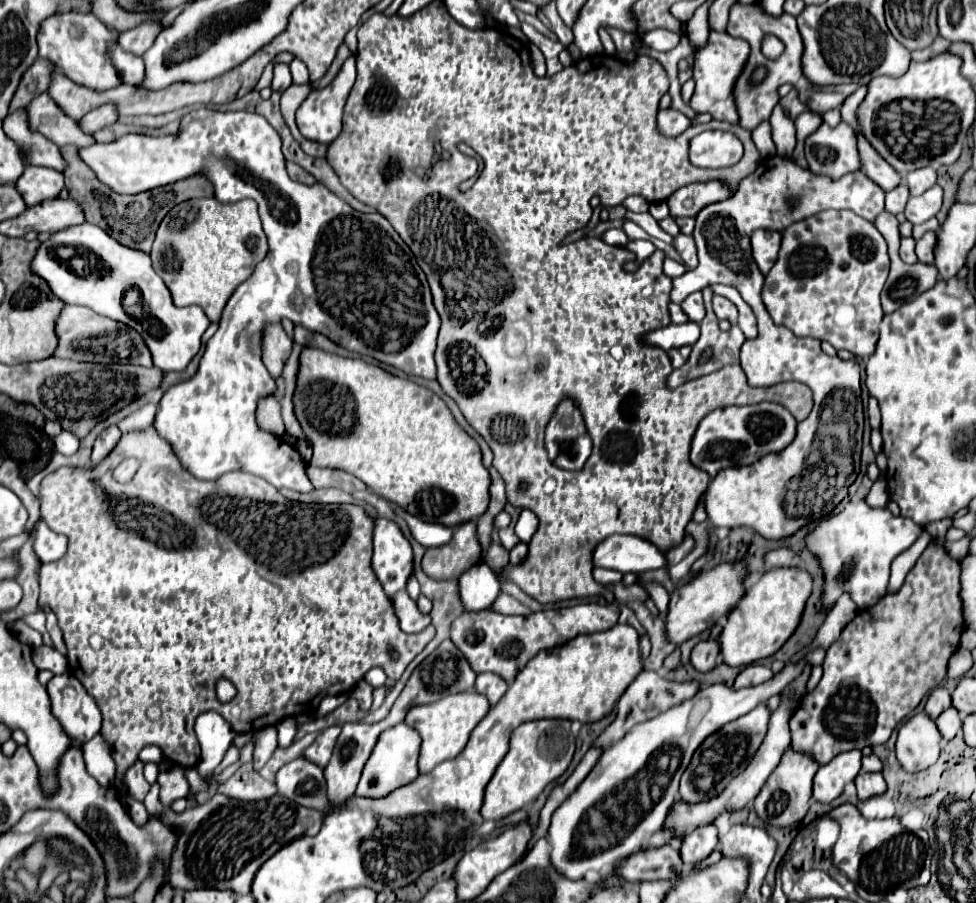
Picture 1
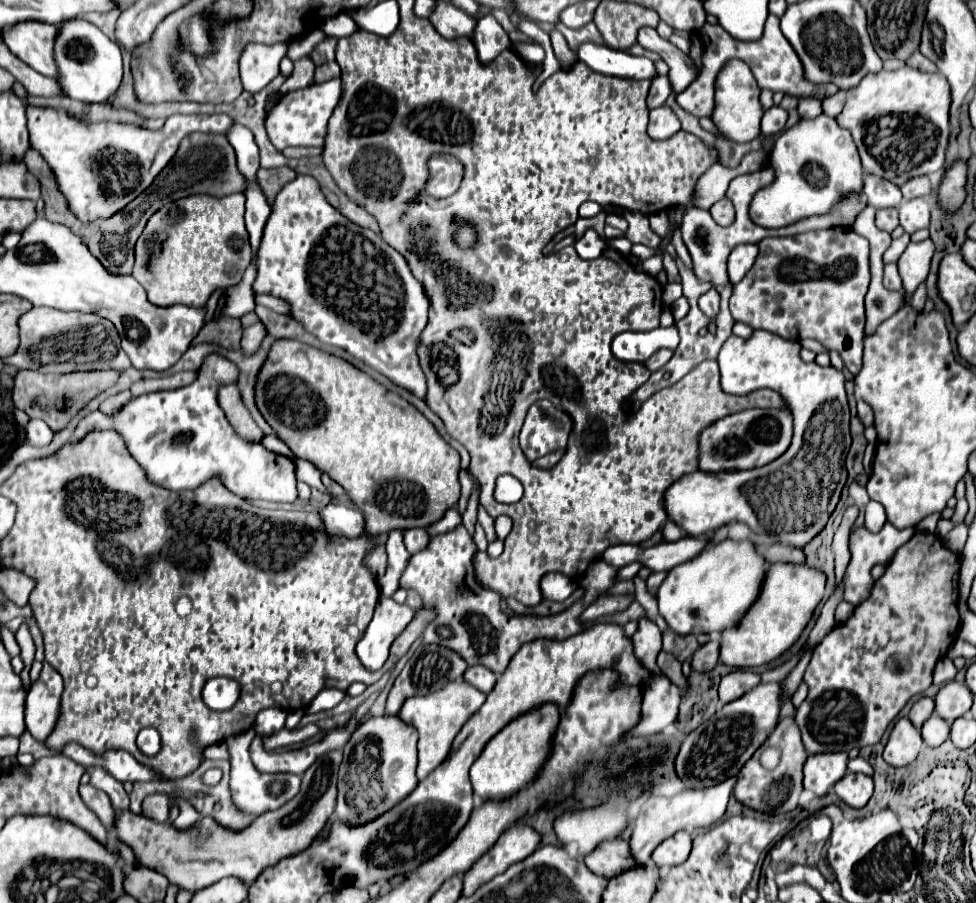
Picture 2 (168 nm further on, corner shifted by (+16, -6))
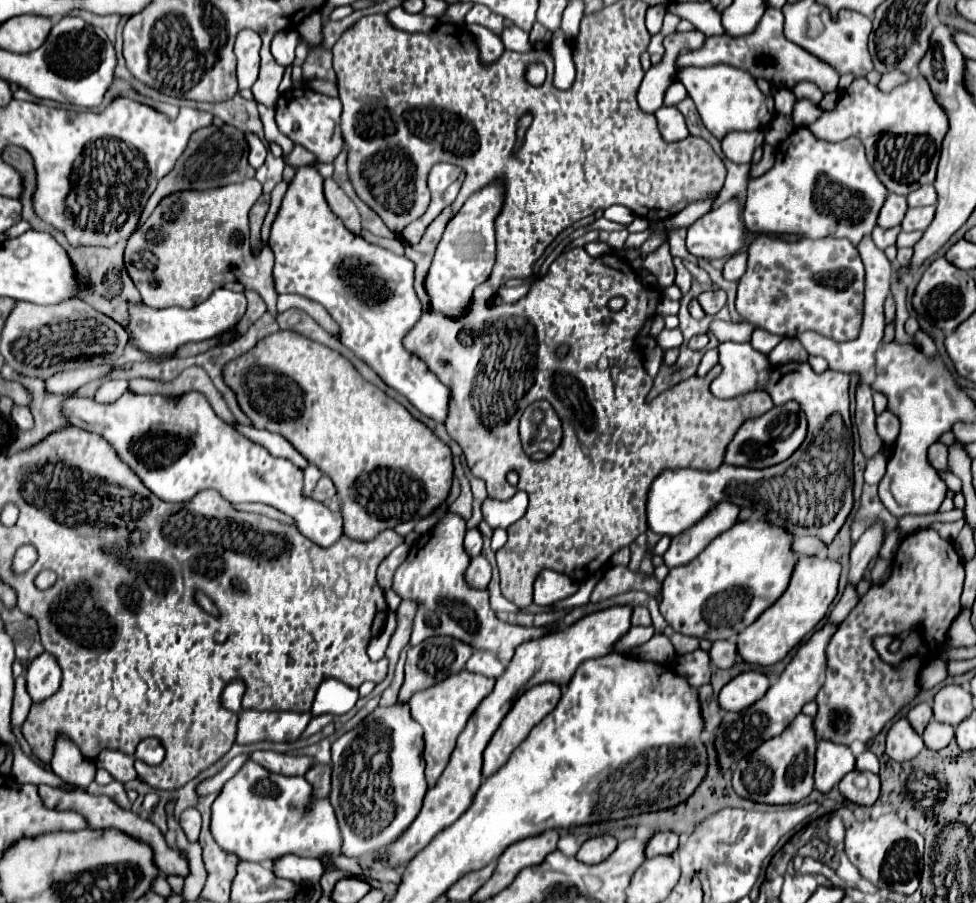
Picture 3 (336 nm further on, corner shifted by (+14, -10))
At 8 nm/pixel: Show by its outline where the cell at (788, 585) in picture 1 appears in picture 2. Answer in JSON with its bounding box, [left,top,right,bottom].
[720,564,826,668]

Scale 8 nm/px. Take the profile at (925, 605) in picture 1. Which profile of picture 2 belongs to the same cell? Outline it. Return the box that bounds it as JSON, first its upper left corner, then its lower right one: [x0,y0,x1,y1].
[796,532,960,754]

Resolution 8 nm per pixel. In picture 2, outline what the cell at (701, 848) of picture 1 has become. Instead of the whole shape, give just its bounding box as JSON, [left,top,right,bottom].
[652,832,692,866]

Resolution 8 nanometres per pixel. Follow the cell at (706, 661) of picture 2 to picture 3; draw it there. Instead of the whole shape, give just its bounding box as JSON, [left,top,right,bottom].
[710,640,736,668]

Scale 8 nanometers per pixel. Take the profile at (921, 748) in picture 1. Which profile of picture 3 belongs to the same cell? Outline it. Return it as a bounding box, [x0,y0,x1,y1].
[886,718,924,762]

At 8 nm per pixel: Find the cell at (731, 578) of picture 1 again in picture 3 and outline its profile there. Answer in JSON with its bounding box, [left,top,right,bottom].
[660,520,794,640]

